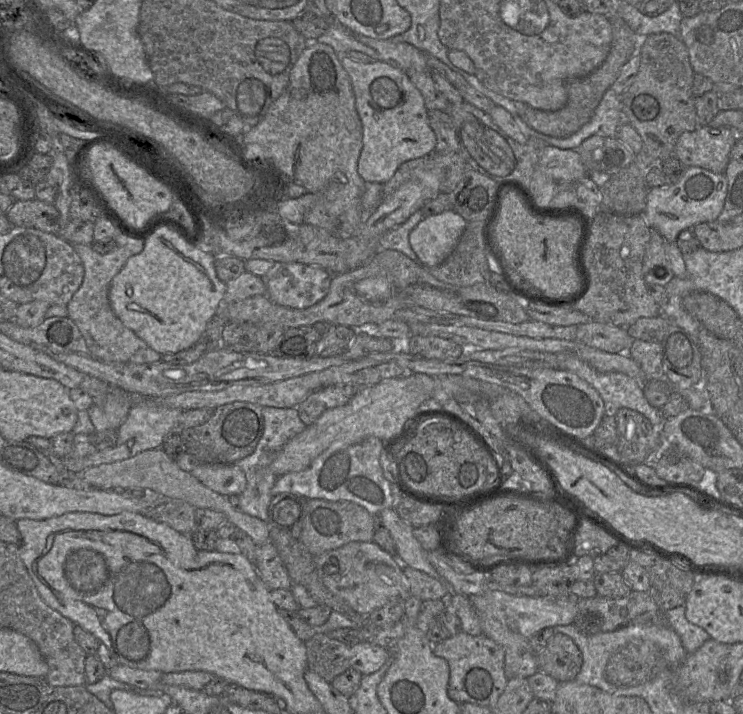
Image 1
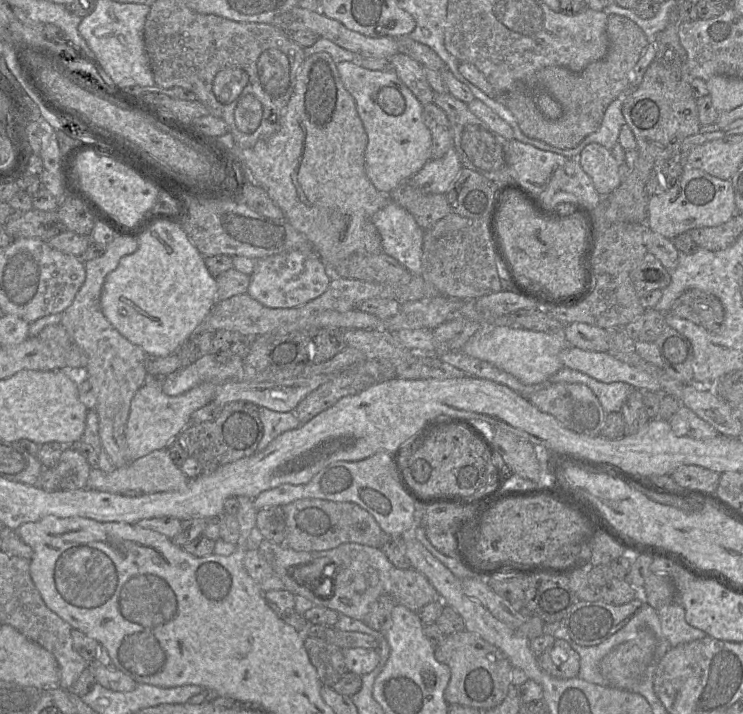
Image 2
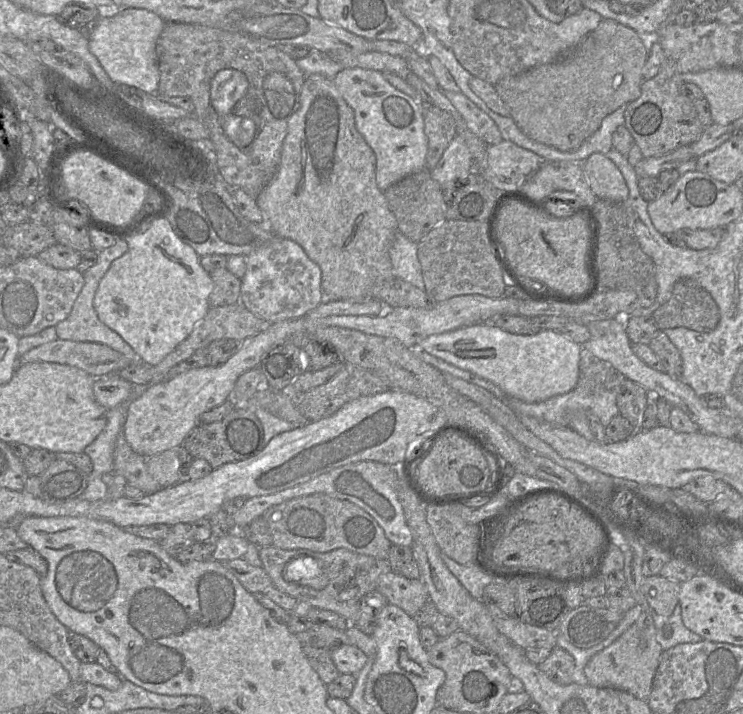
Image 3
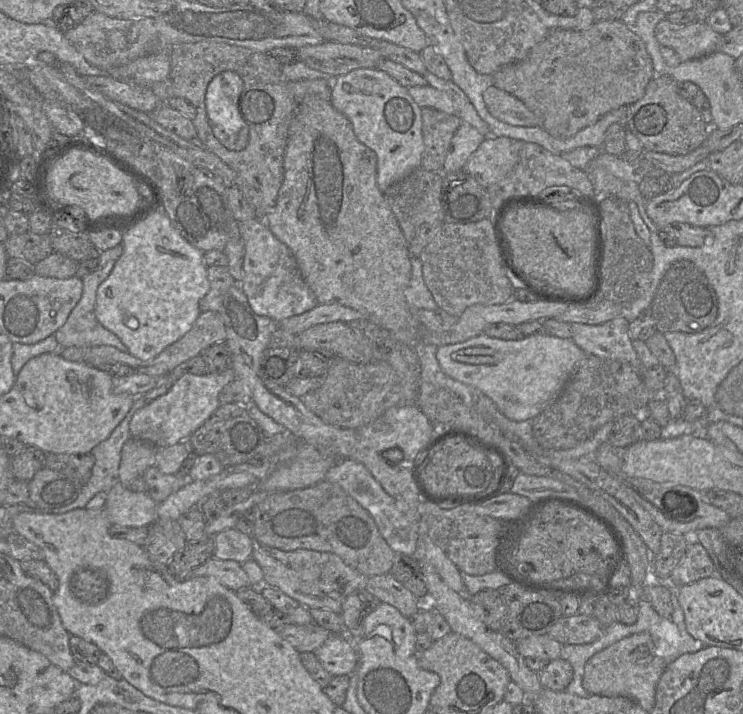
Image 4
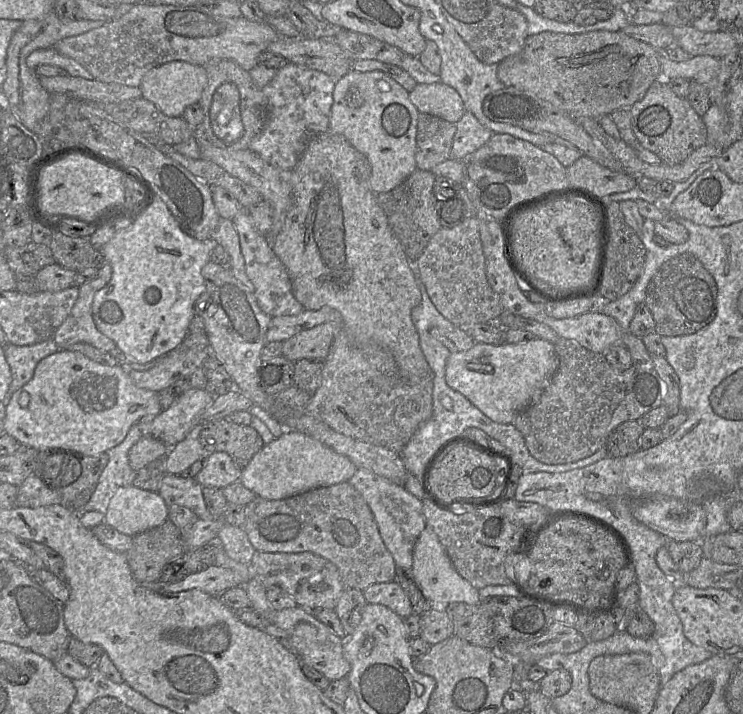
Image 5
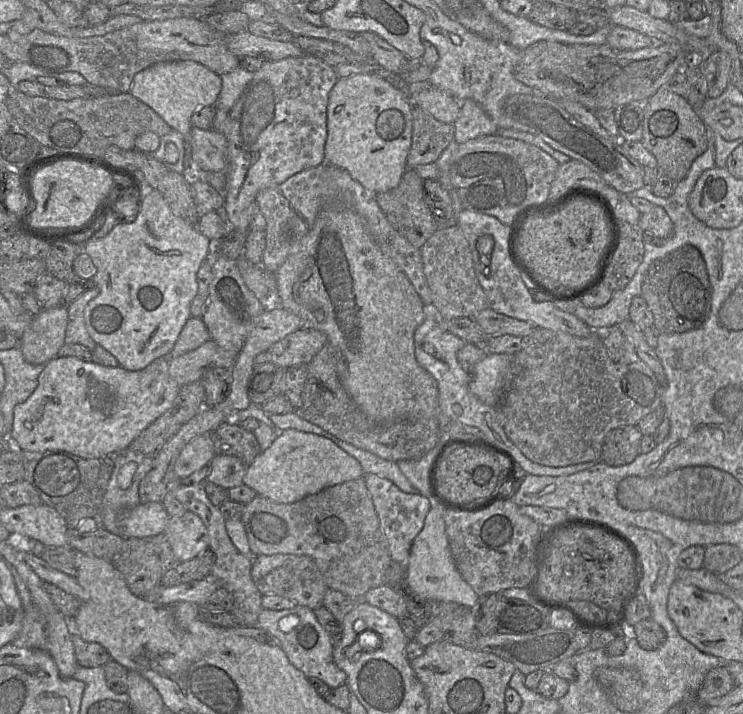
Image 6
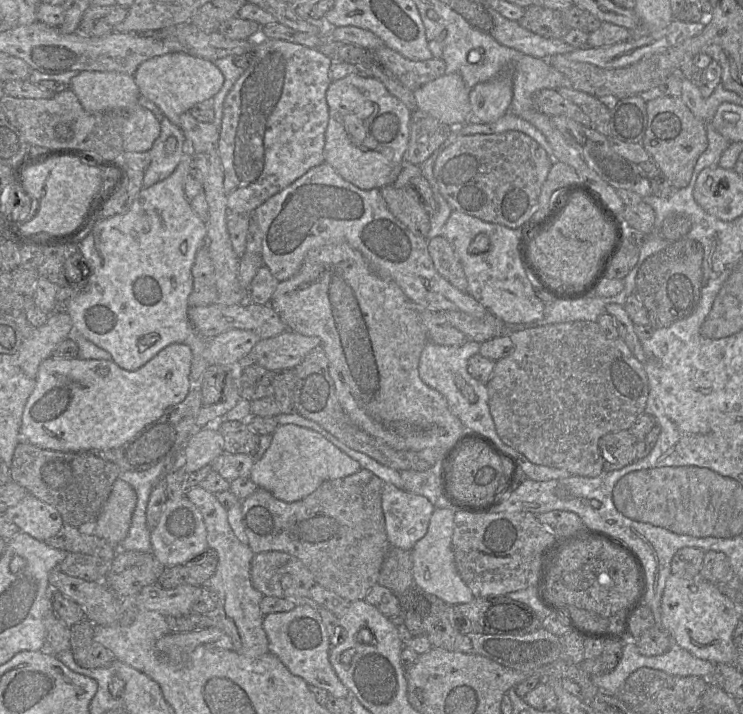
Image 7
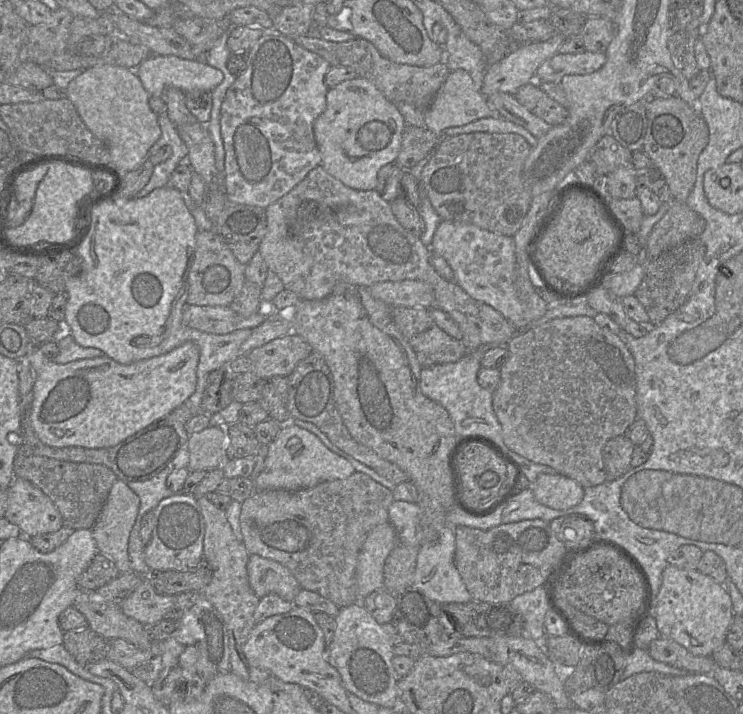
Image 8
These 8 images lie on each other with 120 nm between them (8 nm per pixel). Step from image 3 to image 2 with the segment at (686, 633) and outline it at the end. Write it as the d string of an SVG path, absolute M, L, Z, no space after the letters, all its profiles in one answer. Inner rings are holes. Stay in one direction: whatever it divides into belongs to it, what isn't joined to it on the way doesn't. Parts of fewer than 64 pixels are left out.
M679 602L662 607L658 610L661 629L671 647L703 639L707 634L689 625L685 620L685 610Z

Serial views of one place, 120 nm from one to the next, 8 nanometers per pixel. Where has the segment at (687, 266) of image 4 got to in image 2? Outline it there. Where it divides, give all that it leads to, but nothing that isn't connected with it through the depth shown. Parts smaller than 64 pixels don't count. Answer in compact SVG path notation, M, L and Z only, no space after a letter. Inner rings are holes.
M696 288L688 289L676 298L668 313L702 326L708 332L718 331L724 320L720 300Z

